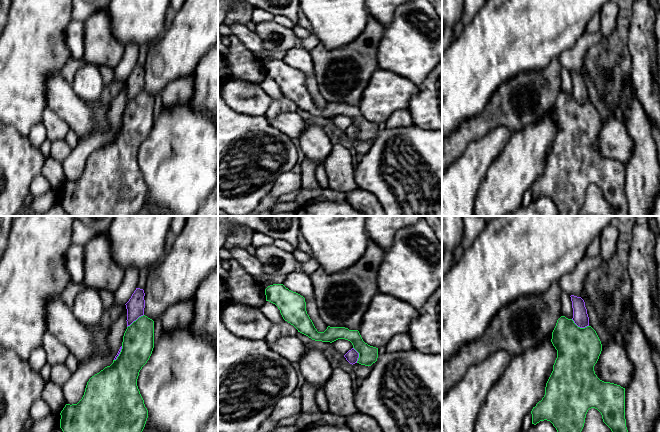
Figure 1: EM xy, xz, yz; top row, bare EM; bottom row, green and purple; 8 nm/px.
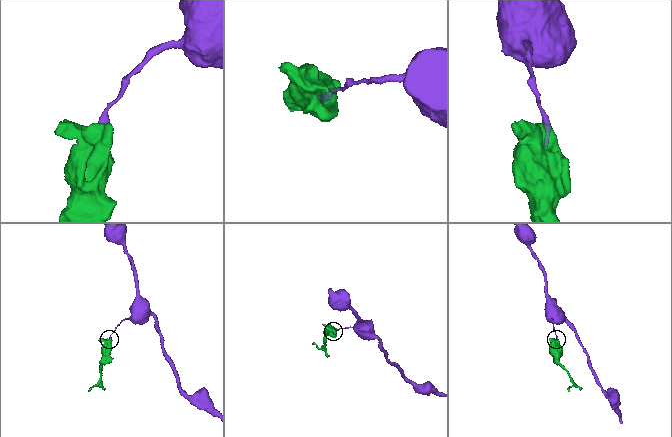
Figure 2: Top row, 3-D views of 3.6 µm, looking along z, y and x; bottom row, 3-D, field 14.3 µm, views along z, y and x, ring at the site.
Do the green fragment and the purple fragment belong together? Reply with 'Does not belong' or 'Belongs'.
Does not belong

